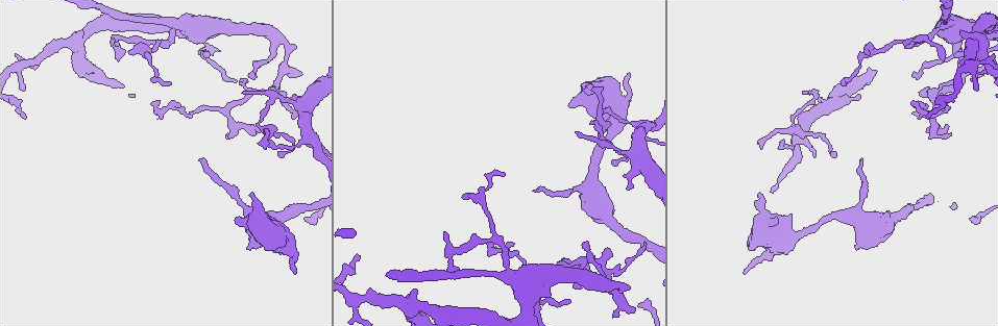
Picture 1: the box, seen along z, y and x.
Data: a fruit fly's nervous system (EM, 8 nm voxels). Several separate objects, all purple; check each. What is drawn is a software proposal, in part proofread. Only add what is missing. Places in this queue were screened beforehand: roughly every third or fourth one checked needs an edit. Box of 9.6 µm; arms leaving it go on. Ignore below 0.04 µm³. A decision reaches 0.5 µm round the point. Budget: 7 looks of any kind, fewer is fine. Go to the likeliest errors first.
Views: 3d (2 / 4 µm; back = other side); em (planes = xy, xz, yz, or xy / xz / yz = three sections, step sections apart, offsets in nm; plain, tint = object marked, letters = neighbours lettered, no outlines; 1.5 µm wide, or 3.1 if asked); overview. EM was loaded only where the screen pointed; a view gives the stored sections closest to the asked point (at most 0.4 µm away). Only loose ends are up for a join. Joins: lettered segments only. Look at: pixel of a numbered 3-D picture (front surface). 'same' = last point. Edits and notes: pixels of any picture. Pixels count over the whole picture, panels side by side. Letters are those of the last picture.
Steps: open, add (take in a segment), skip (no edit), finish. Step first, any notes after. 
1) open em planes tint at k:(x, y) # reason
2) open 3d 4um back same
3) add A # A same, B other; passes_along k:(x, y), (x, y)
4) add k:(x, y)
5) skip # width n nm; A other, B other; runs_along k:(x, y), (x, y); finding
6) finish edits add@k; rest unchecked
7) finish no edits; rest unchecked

open 3d 4um at 1:(746, 272) # free end

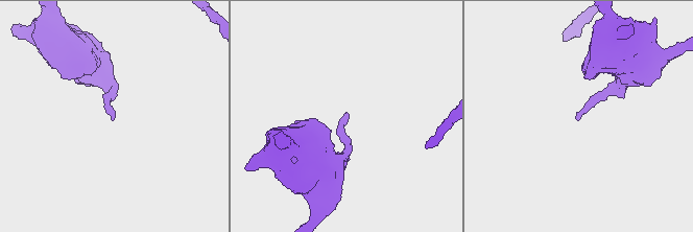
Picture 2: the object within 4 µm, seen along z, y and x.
open em planes letters at 2:(113, 119) # shape alone is not enough

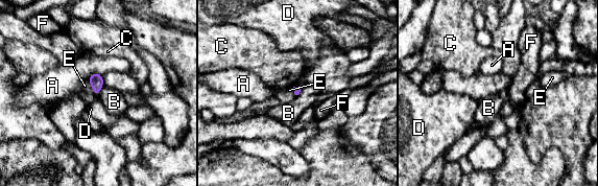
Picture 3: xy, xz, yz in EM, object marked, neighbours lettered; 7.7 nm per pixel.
skip # longest_contact E 150 nm; A other, B other, C other, D other, E other, F other; border 3:(102, 86), (97, 95); no lettered segment goes on from it

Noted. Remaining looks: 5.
open 3d 4um at 1:(225, 135) # thin end

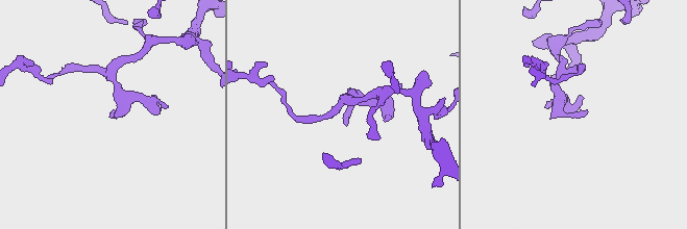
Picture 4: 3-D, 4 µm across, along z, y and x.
open em planes letters at 4:(345, 123) # need the tissue

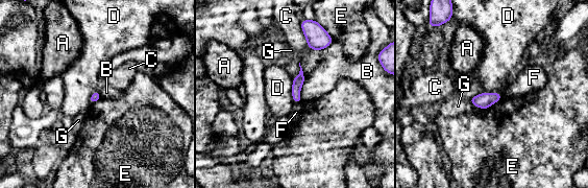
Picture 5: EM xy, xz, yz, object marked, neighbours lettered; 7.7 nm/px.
skip # A other, B other, C other, D other, E other, F other, G other; border 5:(292, 78), (292, 99), (295, 102); none of them fits

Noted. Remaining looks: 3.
open 3d 2um at 1:(208, 52)

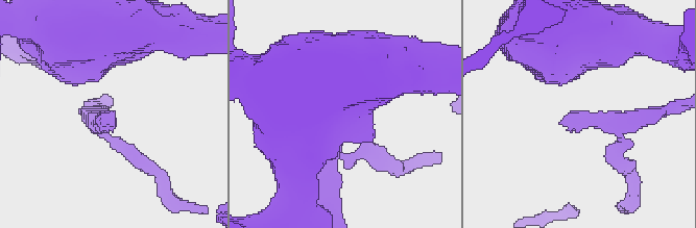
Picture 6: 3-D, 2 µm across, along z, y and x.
open em planes letters at 6:(102, 121)

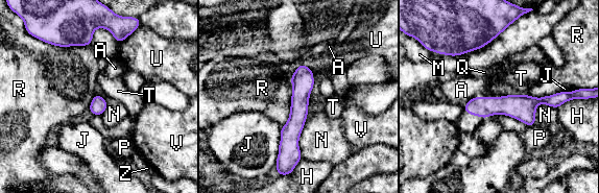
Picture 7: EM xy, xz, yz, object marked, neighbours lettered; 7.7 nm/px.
skip # width 130 nm; A other, H other, J other, M other, N other, P other, Q other, R other, T other, U other, V other, Z other; border 7:(308, 114), (298, 140), (301, 158); none of them fits

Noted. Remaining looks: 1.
finish no edits; rest unchecked

